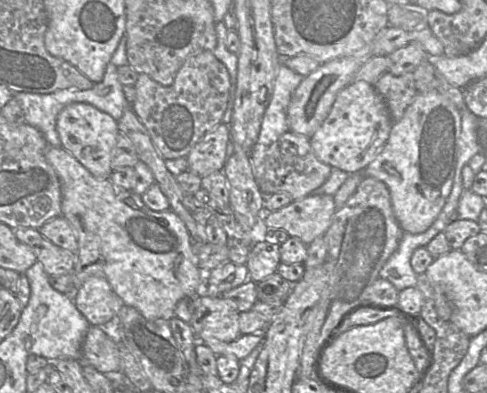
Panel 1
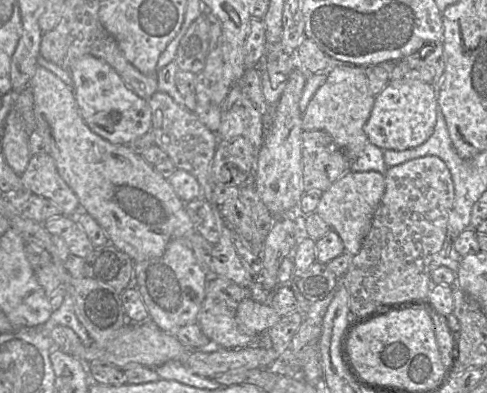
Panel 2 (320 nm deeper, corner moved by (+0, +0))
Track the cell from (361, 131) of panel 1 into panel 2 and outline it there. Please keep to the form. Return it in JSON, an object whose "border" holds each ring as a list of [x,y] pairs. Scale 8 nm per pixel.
{"border":[[[389,82],[374,98],[373,108],[364,125],[368,143],[380,149],[403,151],[417,147],[433,134],[439,113],[437,91],[431,82]]]}

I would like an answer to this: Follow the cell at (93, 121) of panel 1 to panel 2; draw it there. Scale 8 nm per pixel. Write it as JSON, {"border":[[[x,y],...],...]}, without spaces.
{"border":[[[86,55],[74,61],[70,77],[80,114],[88,127],[113,144],[128,144],[150,131],[152,113],[146,99],[131,91],[103,60]]]}

